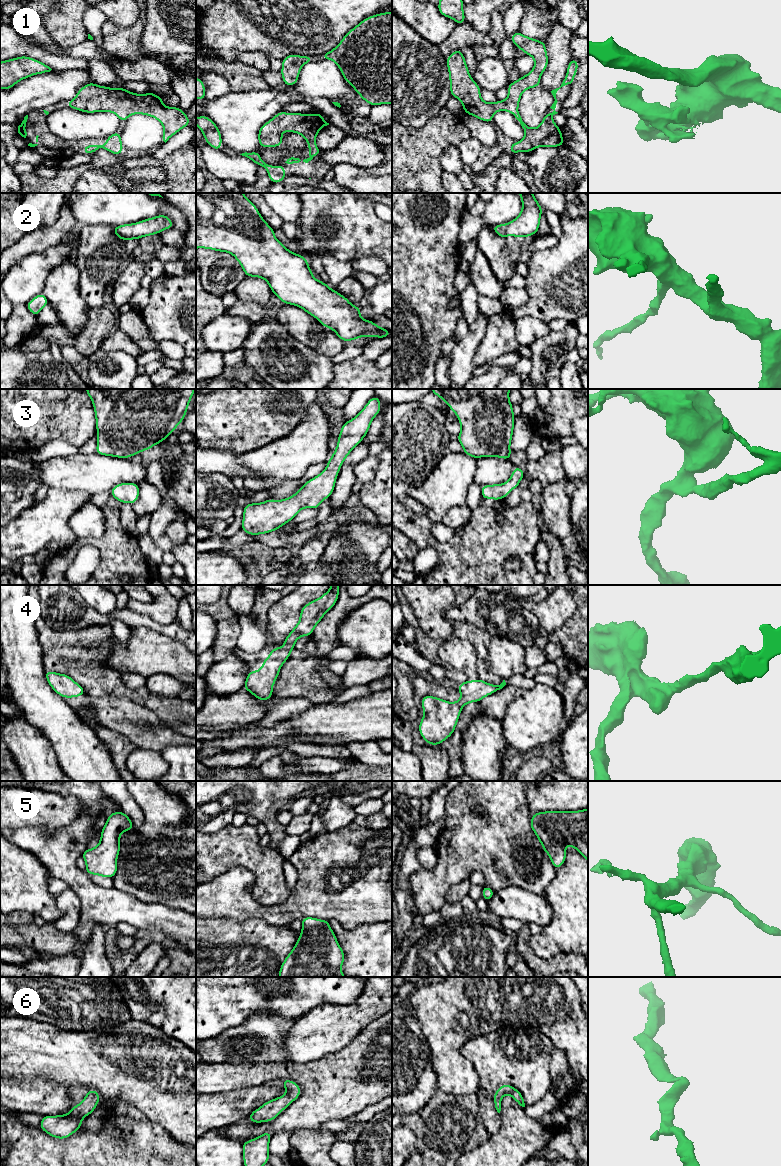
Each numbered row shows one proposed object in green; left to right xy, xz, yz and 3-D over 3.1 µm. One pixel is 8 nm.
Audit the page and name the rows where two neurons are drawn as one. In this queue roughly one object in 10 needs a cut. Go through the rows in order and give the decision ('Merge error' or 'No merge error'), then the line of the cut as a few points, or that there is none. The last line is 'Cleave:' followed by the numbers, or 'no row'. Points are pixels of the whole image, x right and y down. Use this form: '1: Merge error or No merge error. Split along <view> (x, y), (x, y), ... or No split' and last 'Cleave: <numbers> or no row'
1: No merge error. No split
2: No merge error. No split
3: No merge error. No split
4: No merge error. No split
5: No merge error. No split
6: No merge error. No split
Cleave: no row

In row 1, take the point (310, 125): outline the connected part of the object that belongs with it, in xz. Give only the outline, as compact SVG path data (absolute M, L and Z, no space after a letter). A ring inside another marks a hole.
M318 111L314 115L301 113L277 113L271 120L261 126L258 132L258 142L261 148L279 147L283 144L282 133L294 132L302 135L309 146L309 158L303 162L308 163L314 156L320 155L320 149L315 144L318 132L329 125Z

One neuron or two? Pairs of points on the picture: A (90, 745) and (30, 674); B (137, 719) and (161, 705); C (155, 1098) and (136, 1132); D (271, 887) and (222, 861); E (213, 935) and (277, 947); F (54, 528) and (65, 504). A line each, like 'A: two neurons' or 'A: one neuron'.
A: one neuron
B: two neurons
C: two neurons
D: one neuron
E: one neuron
F: one neuron

